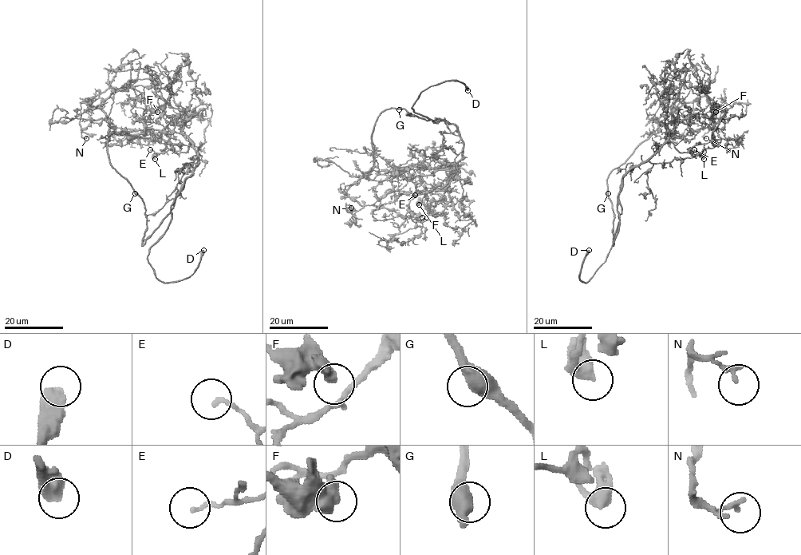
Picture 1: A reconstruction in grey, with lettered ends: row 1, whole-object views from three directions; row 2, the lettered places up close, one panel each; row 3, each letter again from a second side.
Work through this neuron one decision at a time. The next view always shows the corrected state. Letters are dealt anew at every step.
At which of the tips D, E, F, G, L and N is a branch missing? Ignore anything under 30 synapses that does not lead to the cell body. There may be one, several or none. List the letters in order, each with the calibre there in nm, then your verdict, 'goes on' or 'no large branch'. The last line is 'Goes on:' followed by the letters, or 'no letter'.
D: 550 nm thick; goes on
E: 140 nm thick; no large branch
F: 320 nm thick; no large branch
G: 480 nm thick; no large branch
L: 420 nm thick; no large branch
N: 170 nm thick; no large branch
Goes on: D

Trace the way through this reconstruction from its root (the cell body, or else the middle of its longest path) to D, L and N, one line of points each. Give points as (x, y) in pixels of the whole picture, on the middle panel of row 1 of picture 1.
D: (456, 164), (463, 152), (458, 129), (412, 108), (422, 91), (446, 81), (459, 81), (467, 90)
L: (456, 164), (450, 183), (443, 190), (426, 191), (417, 203), (419, 204)
N: (456, 164), (403, 170), (375, 152), (374, 166), (346, 191), (363, 207), (353, 222), (345, 204), (351, 208)

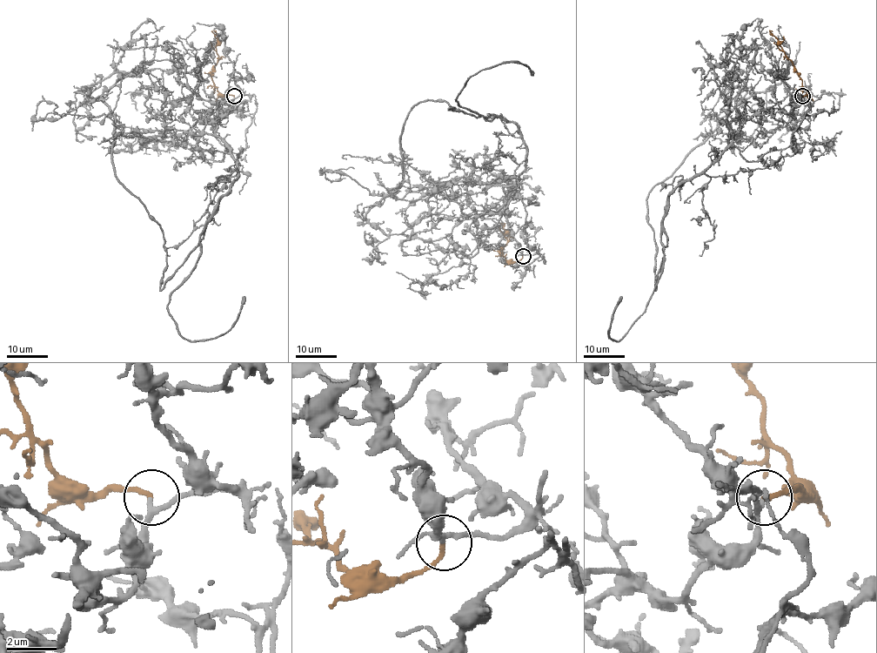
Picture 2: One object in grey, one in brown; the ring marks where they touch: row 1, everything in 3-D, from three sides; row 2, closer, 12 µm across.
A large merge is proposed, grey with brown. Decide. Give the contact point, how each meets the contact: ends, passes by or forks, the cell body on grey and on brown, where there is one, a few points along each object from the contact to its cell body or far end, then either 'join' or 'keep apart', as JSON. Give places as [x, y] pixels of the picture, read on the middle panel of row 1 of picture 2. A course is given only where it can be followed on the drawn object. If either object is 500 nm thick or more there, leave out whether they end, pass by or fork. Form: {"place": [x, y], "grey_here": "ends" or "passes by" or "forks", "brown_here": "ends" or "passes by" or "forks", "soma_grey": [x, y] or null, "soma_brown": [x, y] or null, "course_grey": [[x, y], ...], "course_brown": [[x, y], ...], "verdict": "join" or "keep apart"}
{"place": [523, 256], "grey_here": "passes by", "brown_here": "ends", "soma_grey": null, "soma_brown": null, "course_grey": [[523, 256], [506, 219], [504, 188], [525, 168], [519, 129], [455, 99], [480, 71], [518, 62], [533, 75]], "course_brown": [[523, 256], [511, 262], [500, 255], [506, 244], [500, 222]], "verdict": "join"}

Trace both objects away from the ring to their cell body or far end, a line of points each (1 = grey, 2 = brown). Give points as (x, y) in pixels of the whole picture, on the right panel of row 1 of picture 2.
1: (802, 96), (788, 112), (757, 111), (669, 197), (664, 267), (646, 309), (618, 341), (608, 327), (622, 296)
2: (802, 96), (808, 95), (801, 79), (779, 41), (769, 30)

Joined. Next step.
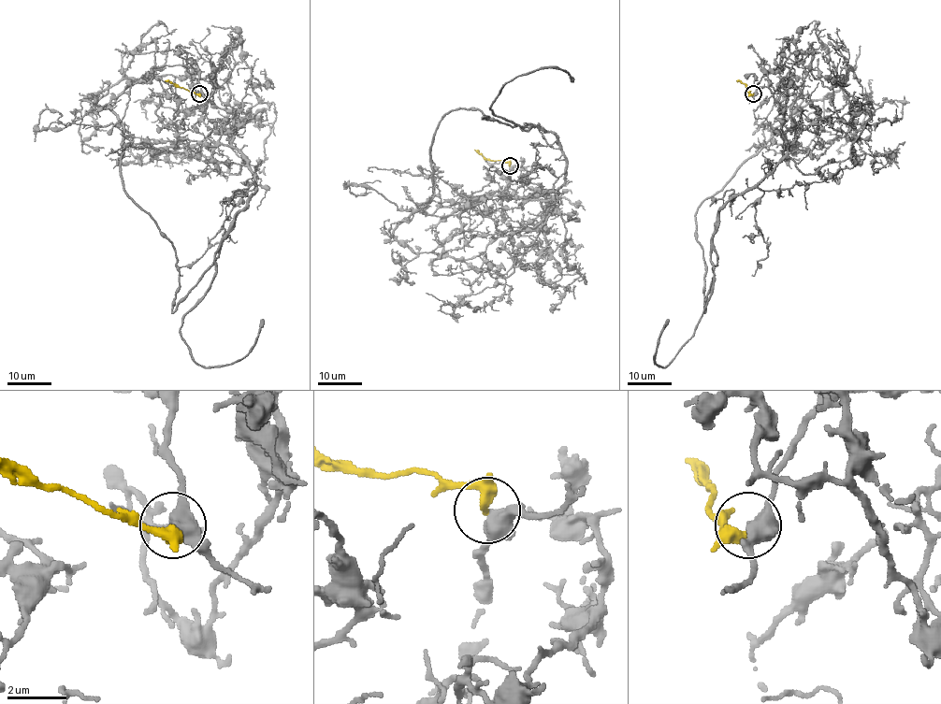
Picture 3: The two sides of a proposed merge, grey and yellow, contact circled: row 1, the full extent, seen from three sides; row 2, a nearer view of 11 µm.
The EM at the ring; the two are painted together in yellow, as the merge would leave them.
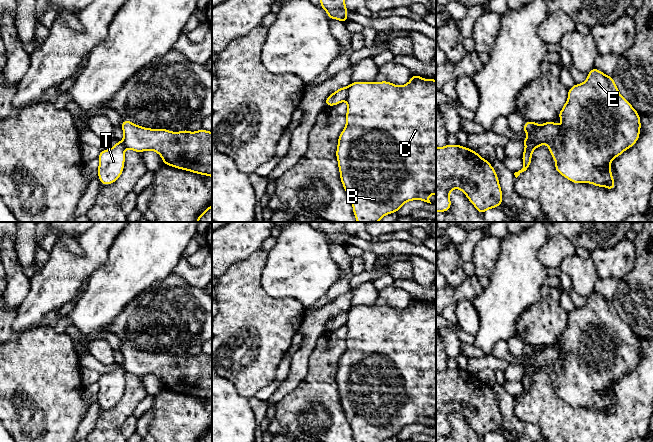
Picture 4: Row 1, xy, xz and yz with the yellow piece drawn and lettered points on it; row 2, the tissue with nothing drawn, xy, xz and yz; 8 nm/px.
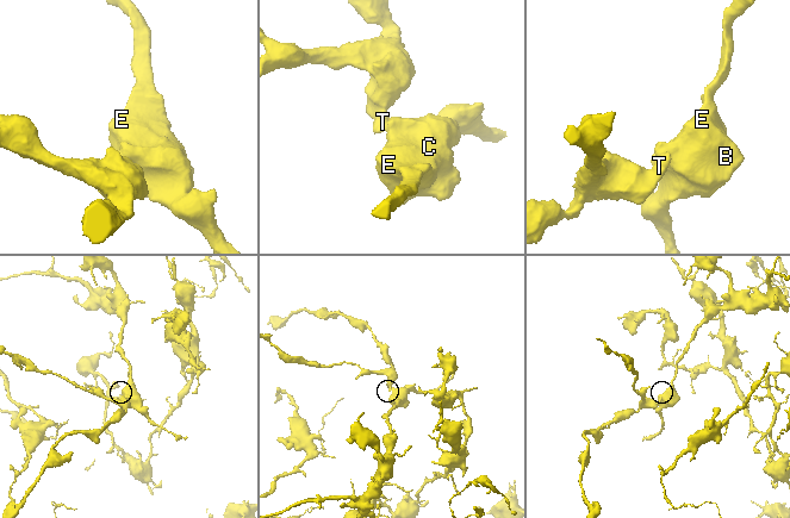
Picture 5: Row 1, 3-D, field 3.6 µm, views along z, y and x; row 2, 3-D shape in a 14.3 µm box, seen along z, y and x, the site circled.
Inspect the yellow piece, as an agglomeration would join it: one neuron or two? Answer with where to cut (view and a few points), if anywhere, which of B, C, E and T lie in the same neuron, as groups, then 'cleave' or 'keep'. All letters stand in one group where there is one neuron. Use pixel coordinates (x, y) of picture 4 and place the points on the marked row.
cut xz (347, 87), (347, 96), (344, 99); groups B C E / T; cleave

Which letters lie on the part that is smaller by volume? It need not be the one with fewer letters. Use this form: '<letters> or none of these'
T

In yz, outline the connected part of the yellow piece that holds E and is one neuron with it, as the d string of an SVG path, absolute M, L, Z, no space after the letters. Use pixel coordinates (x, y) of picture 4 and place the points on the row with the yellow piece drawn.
M591 69L583 83L568 89L568 99L557 117L562 119L561 125L552 120L540 126L527 120L523 132L529 136L522 138L525 146L538 148L546 143L555 160L556 171L575 184L590 183L614 189L611 162L638 141L641 122L639 113L619 93L612 76Z

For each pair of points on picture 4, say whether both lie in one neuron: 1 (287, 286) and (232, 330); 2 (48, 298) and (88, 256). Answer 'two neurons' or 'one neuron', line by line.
1: two neurons
2: one neuron

